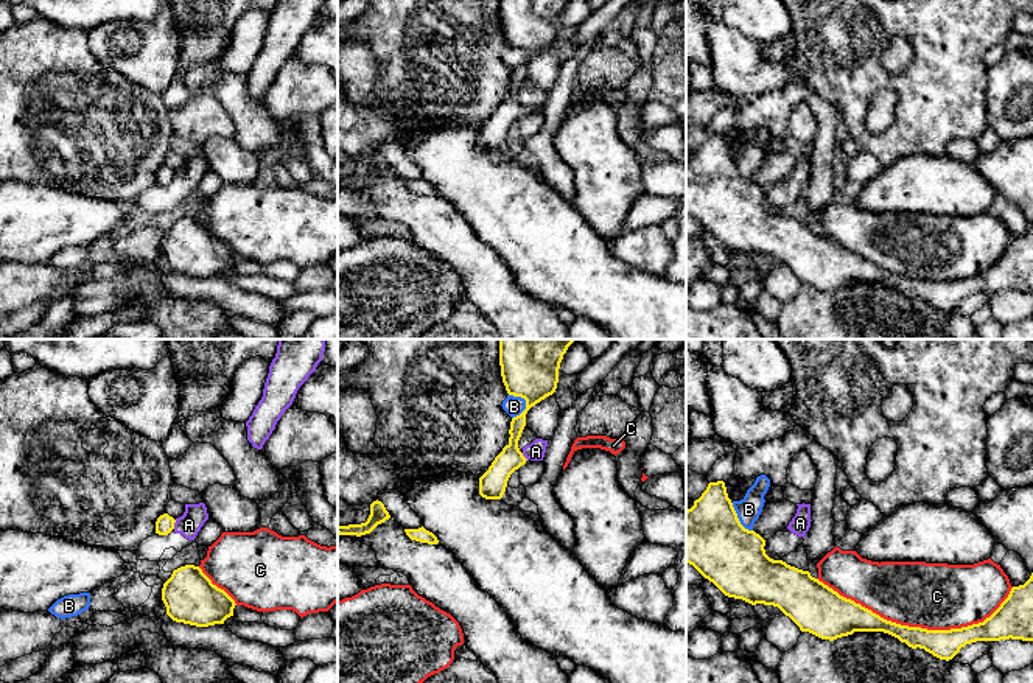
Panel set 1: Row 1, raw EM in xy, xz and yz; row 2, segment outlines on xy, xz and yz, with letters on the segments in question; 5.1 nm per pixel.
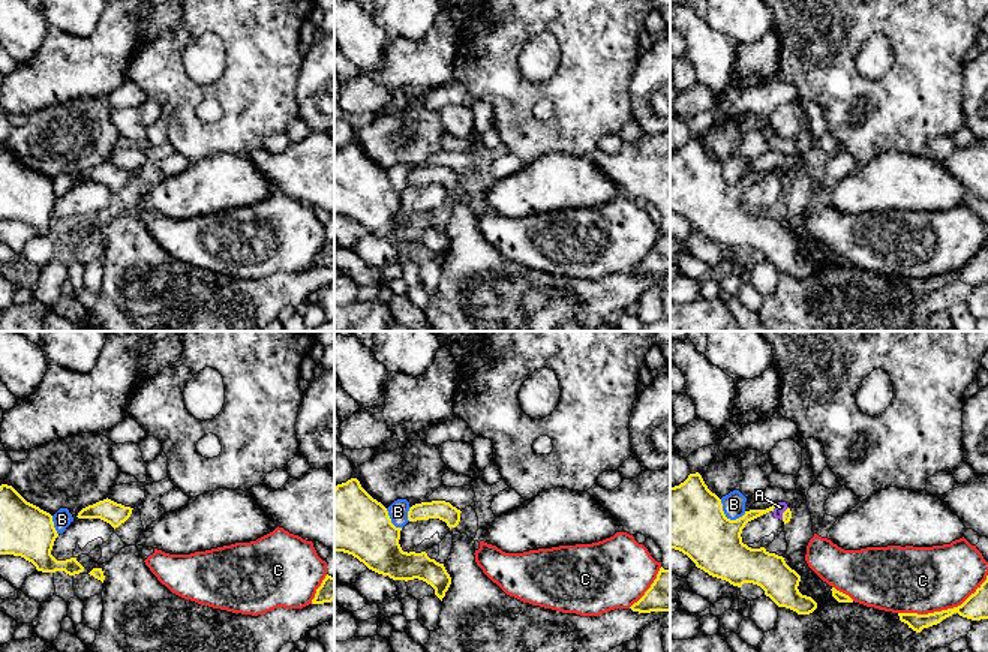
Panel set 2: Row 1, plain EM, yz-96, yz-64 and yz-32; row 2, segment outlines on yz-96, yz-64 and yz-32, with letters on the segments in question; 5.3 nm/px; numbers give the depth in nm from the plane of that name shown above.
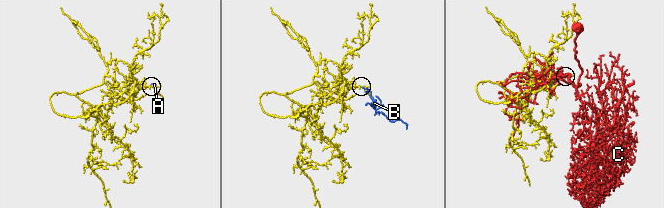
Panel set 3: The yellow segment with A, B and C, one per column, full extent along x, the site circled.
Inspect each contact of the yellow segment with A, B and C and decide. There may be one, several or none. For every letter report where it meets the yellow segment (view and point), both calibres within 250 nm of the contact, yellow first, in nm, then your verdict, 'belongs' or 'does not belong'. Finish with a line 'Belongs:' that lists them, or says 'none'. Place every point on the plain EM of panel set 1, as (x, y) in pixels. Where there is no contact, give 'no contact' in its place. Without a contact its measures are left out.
A: xy (173, 176) | 90/120 nm | does not belong
B: xz (526, 55) | 280/100 nm | does not belong
C: yz (918, 279) | 160/360 nm | does not belong
Belongs: none

